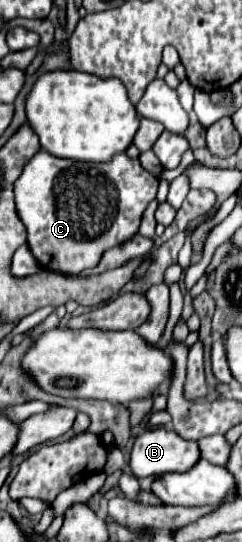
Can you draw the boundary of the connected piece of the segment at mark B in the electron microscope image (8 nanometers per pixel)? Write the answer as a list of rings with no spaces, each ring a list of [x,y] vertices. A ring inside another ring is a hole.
[[[166,428],[144,430],[132,446],[130,470],[136,478],[162,476],[166,472],[186,472],[200,460],[196,442],[180,438]]]

